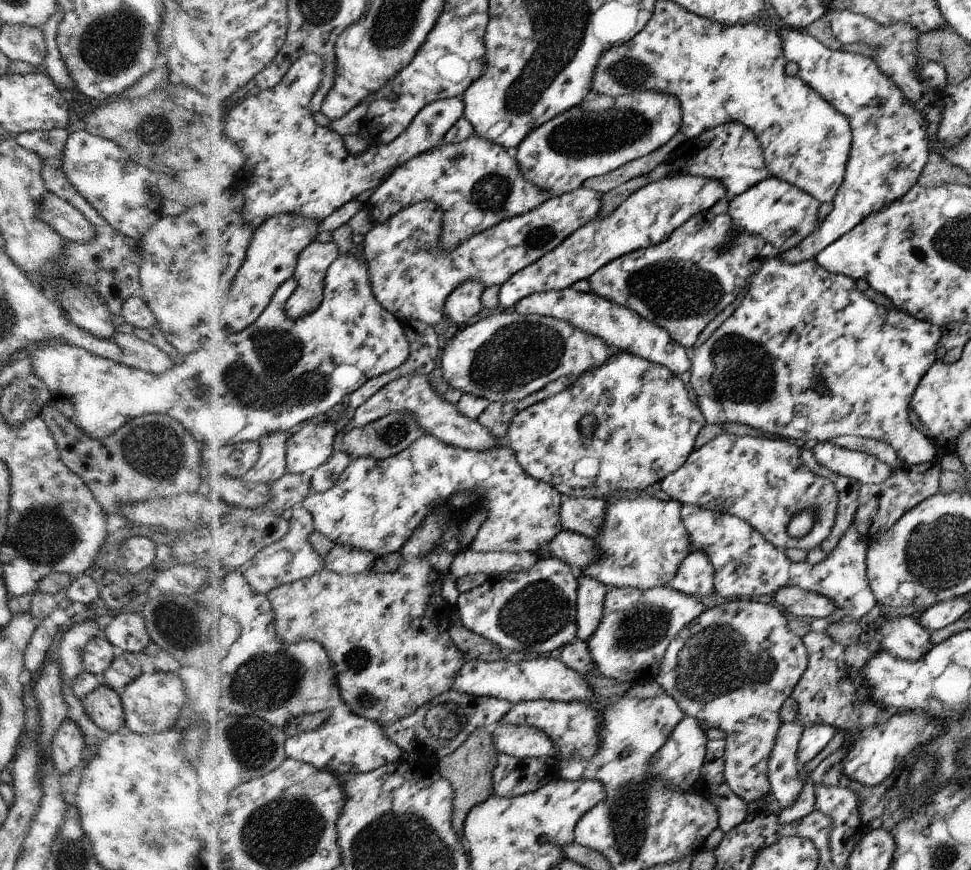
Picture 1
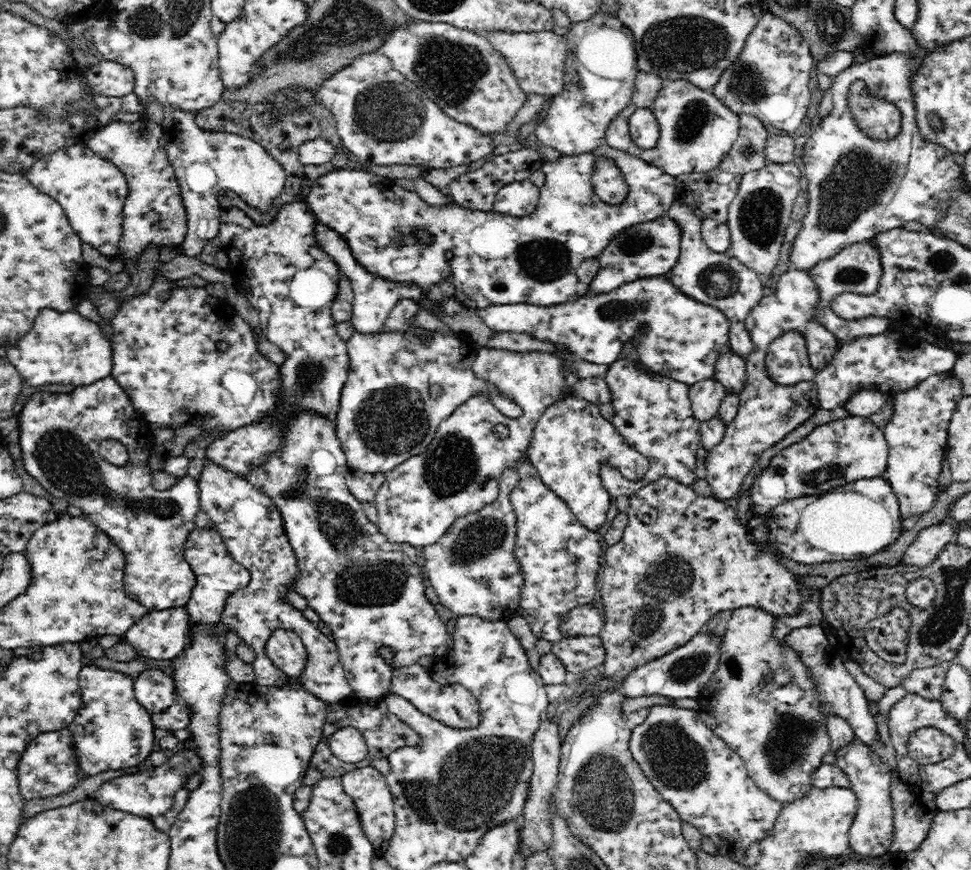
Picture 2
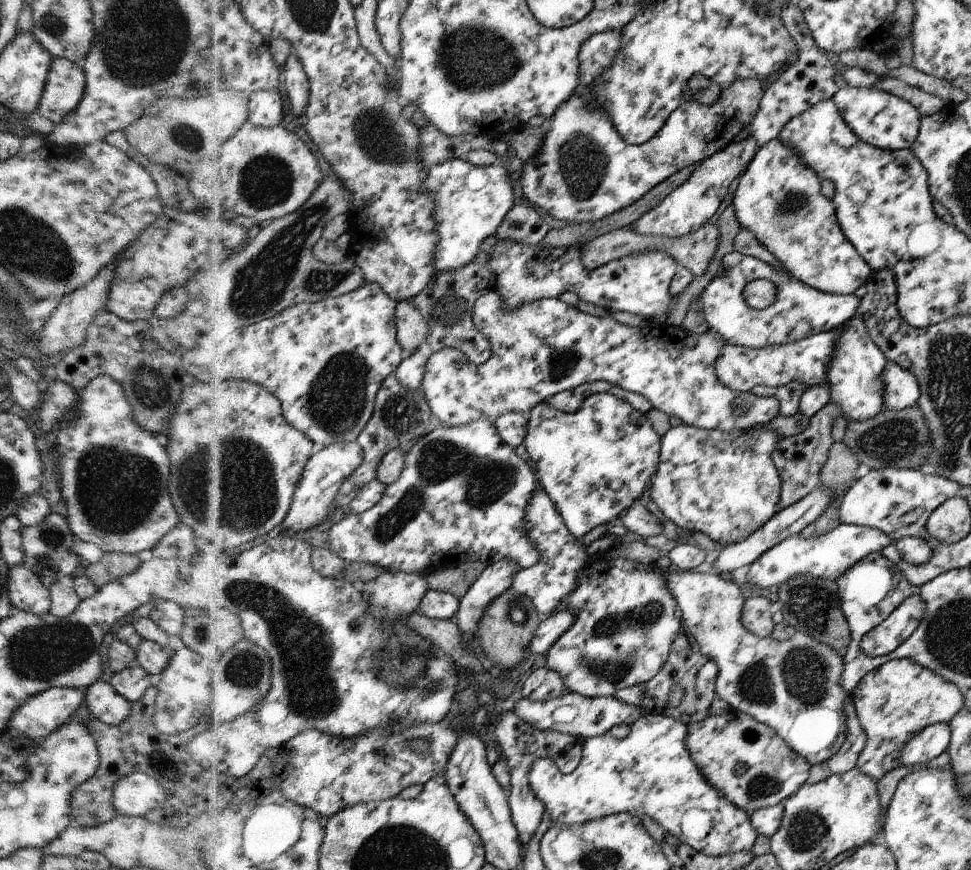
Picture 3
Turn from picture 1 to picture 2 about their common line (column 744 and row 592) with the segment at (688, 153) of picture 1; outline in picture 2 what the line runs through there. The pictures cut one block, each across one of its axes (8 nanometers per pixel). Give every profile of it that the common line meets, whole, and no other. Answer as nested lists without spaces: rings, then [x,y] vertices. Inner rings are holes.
[[[112,377],[104,378],[102,381],[94,382],[90,386],[82,386],[81,388],[75,388],[69,393],[51,393],[46,391],[40,391],[32,394],[30,398],[25,402],[22,410],[17,414],[17,422],[19,429],[19,445],[21,446],[21,455],[26,472],[49,492],[50,496],[56,498],[62,498],[68,504],[70,509],[75,507],[83,510],[83,516],[89,519],[98,529],[103,530],[111,539],[115,545],[122,551],[125,558],[124,566],[124,578],[123,578],[123,591],[128,598],[132,598],[140,605],[145,606],[149,611],[167,610],[171,607],[186,606],[192,594],[194,587],[198,584],[196,574],[193,573],[193,567],[188,559],[185,558],[185,542],[190,533],[196,528],[195,518],[198,514],[198,509],[201,508],[199,503],[199,486],[197,479],[186,475],[181,480],[179,488],[173,490],[159,491],[152,487],[151,470],[149,469],[149,456],[154,451],[154,434],[149,427],[149,421],[145,419],[145,416],[138,412],[130,402],[129,395],[122,390],[121,384],[118,384],[117,380]],[[102,440],[119,440],[127,448],[129,458],[125,465],[114,466],[113,463],[109,463],[104,459],[100,451],[98,450],[98,444]]]

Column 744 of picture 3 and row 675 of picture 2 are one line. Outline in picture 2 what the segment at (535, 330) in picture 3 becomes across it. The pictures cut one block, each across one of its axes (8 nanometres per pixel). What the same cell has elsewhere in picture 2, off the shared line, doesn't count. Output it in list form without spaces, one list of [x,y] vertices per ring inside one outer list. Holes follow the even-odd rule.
[[[417,663],[394,668],[387,694],[402,697],[406,700],[407,705],[412,704],[425,715],[437,719],[445,727],[456,727],[462,730],[478,727],[480,723],[480,709],[477,698],[466,687],[458,683],[438,684],[434,682],[430,671]]]

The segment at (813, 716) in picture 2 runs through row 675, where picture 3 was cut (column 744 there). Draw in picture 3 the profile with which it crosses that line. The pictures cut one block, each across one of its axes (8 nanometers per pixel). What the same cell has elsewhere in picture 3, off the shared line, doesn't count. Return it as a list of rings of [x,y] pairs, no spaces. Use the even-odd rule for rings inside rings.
[[[730,709],[726,714],[709,715],[704,721],[688,725],[690,758],[734,806],[741,807],[751,816],[761,808],[788,800],[809,780],[812,772],[809,760],[802,758],[776,730],[746,712]]]

